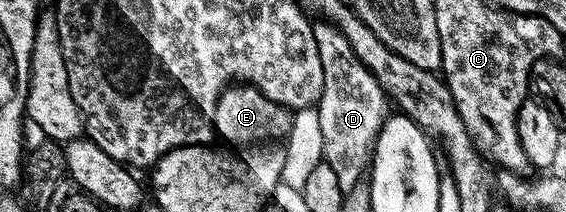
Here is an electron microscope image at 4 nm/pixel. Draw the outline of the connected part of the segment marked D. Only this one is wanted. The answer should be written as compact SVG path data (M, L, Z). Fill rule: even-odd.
M319 20L313 24L313 28L325 75L324 87L316 107L321 125L323 159L336 173L343 192L347 194L360 185L368 173L374 142L389 114L389 100L382 83L356 56L340 27Z

